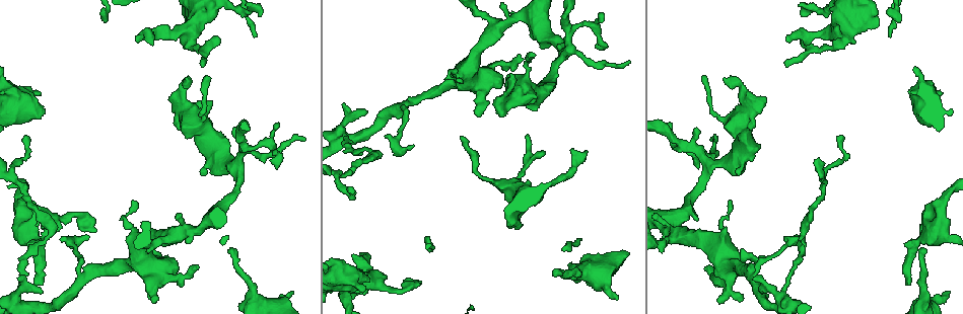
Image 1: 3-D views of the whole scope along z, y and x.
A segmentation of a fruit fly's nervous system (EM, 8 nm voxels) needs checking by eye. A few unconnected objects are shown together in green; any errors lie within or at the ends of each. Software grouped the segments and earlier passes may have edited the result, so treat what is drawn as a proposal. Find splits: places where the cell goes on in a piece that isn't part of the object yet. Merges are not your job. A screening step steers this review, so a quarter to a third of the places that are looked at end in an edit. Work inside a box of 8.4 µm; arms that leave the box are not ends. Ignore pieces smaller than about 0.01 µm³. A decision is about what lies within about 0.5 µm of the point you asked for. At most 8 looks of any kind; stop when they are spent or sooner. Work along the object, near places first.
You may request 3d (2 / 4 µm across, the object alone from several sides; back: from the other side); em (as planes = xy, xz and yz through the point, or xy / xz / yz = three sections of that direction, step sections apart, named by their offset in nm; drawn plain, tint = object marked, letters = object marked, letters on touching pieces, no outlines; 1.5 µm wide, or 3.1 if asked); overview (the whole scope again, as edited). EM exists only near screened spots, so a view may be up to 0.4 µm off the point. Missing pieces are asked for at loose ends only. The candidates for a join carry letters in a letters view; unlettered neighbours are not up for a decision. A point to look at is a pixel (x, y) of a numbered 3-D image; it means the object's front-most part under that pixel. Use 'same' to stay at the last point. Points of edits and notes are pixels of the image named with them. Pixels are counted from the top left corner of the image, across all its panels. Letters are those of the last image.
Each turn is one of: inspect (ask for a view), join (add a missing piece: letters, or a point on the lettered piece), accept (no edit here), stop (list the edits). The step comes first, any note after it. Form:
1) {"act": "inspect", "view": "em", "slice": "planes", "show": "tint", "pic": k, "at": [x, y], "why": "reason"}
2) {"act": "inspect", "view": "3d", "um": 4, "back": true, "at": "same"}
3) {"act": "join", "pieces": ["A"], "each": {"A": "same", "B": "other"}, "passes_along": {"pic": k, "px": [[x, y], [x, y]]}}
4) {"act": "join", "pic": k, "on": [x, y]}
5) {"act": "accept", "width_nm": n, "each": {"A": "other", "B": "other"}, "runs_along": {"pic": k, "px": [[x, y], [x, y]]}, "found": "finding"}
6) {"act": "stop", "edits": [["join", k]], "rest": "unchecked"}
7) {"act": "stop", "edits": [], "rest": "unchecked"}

{"act": "inspect", "view": "3d", "um": 4, "pic": 1, "at": [787, 39], "why": "tapers out"}

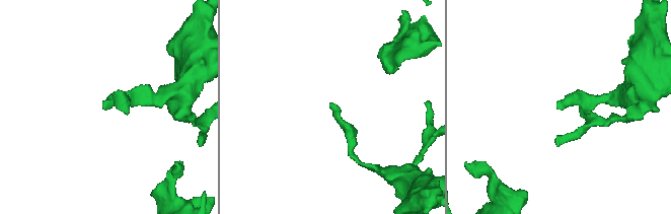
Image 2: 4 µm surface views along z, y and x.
{"act": "inspect", "view": "em", "slice": "xy", "step": 8, "show": "letters", "pic": 2, "at": [331, 103], "why": "need the tissue"}

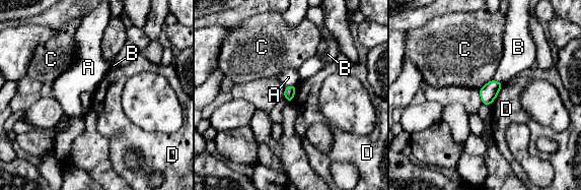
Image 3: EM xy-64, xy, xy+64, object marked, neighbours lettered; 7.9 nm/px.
{"act": "inspect", "view": "em", "slice": "planes", "show": "letters", "at": "same"}

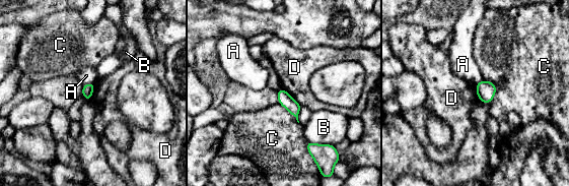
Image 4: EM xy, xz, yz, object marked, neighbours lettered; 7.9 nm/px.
{"act": "accept", "width_nm": 90, "each": {"A": "other", "B": "other", "C": "other", "D": "other"}, "border": {"pic": 4, "px": [[282, 88], [301, 106]]}, "found": "none of them fits"}

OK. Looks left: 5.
{"act": "inspect", "view": "3d", "um": 4, "pic": 1, "at": [909, 285], "why": "an open end"}

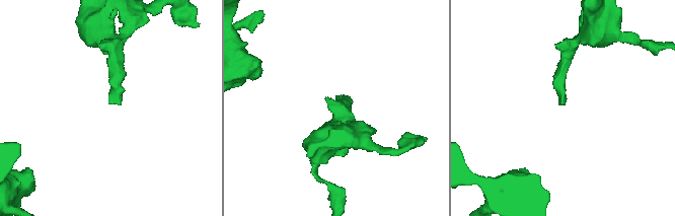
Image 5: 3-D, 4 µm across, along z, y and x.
{"act": "inspect", "view": "em", "slice": "yz", "step": 4, "show": "letters", "pic": 5, "at": [563, 104], "why": "shape alone is not enough"}

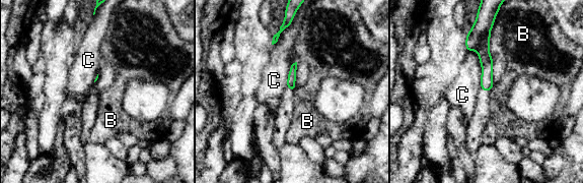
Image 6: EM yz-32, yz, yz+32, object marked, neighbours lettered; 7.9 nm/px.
{"act": "inspect", "view": "em", "slice": "planes", "show": "letters", "at": "same", "why": "another direction"}

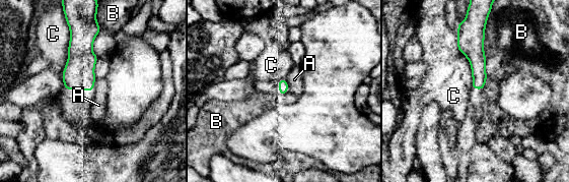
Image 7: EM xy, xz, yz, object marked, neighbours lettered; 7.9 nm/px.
{"act": "accept", "each": {"A": "other", "B": "other", "C": "other"}, "found": "none of them fits"}

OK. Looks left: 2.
{"act": "inspect", "view": "3d", "um": 2, "back": true, "pic": 1, "at": [925, 251], "why": "free end"}

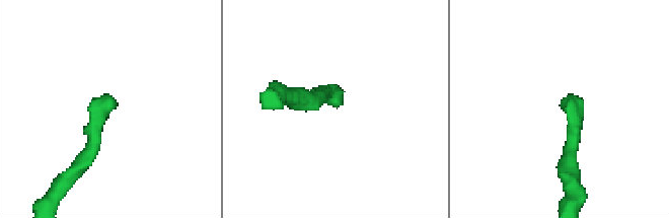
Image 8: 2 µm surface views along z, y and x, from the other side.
{"act": "inspect", "view": "em", "slice": "planes", "show": "letters", "pic": 8, "at": [341, 97]}

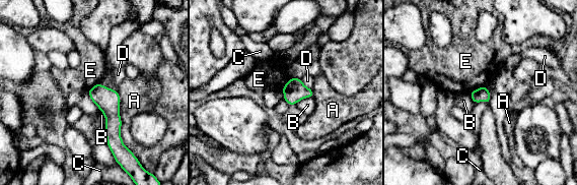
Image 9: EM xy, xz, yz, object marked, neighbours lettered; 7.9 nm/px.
{"act": "accept", "each": {"A": "other", "B": "other", "C": "other", "D": "other", "E": "other"}, "runs_along": {"pic": 9, "px": [[97, 86], [111, 108], [115, 150]]}, "found": "no lettered piece goes on from it"}

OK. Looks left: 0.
{"act": "stop", "edits": [], "rest": "unchecked"}

